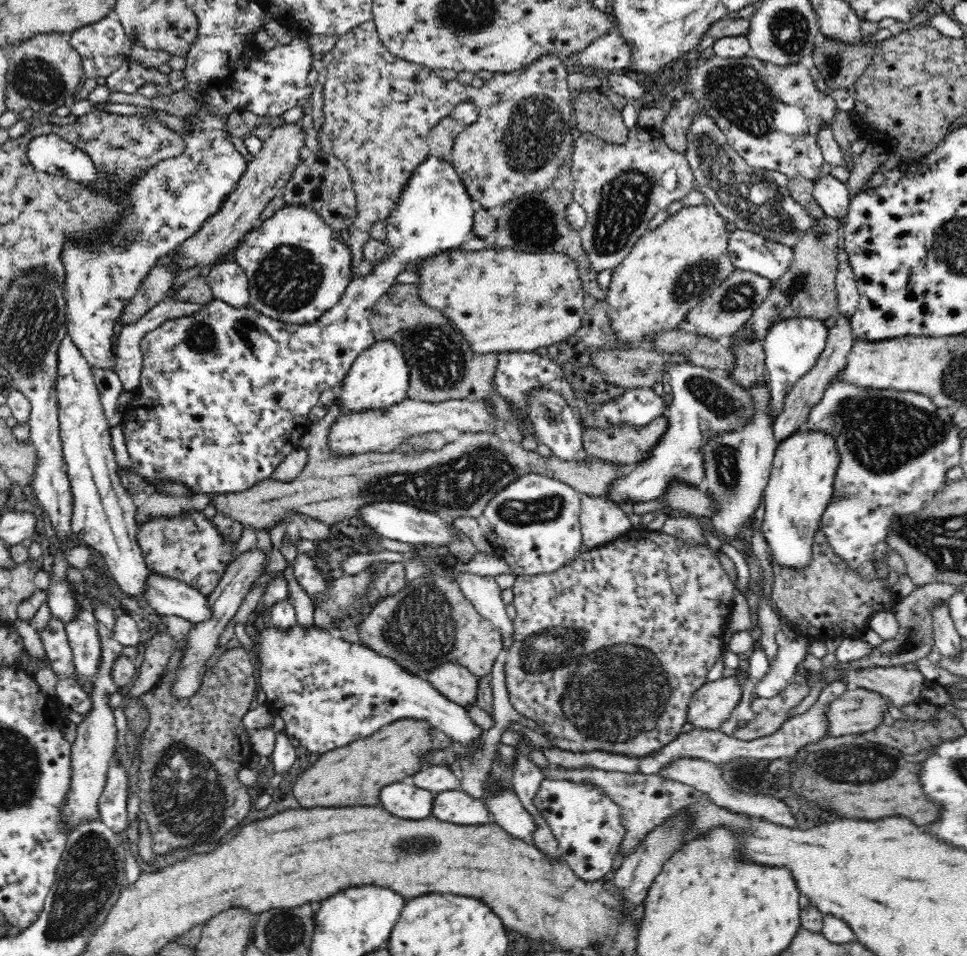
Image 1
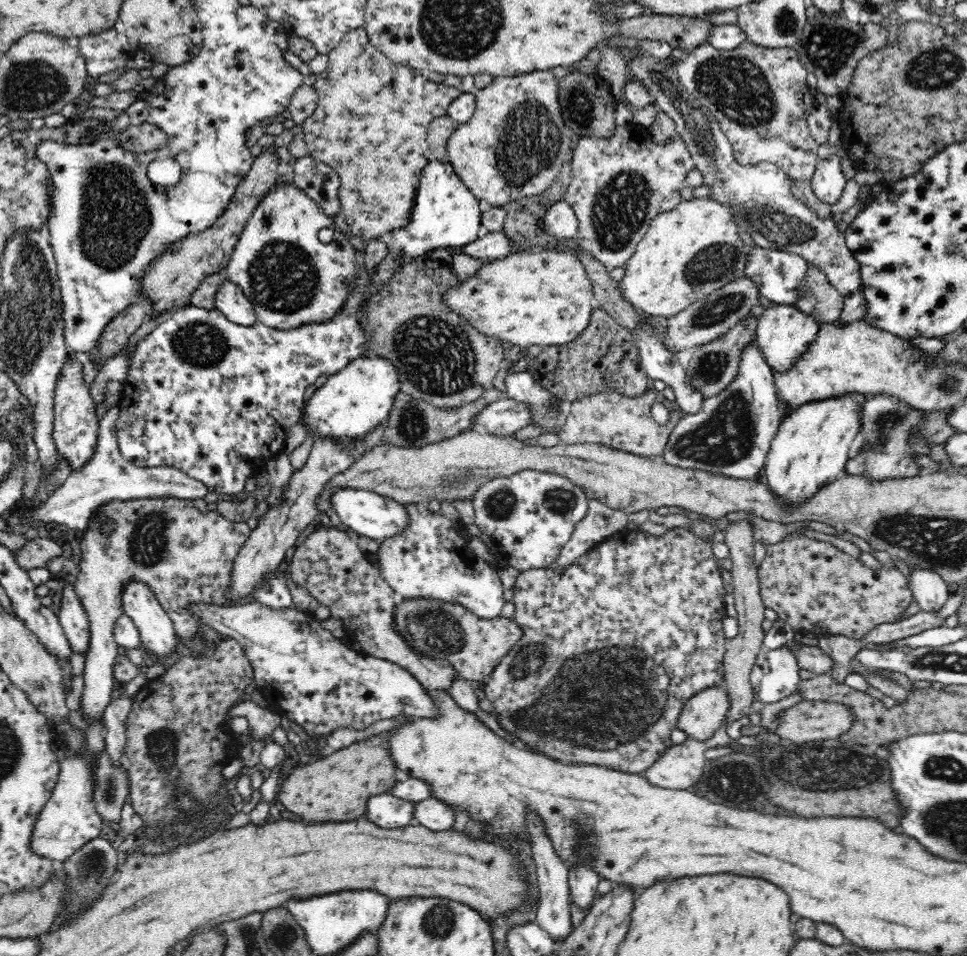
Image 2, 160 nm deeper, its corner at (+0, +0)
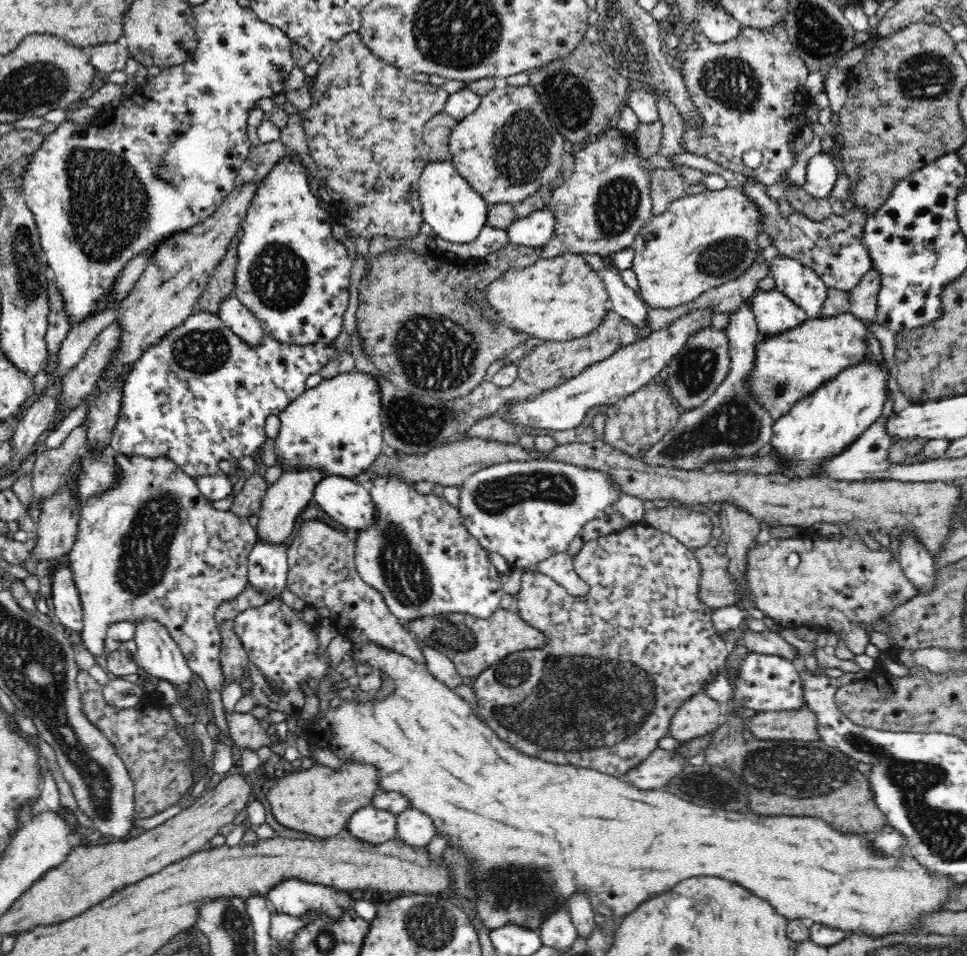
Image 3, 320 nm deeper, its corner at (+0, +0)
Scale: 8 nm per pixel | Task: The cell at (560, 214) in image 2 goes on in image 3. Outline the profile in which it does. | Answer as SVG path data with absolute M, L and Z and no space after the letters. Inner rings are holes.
M547 205L528 216L517 218L506 231L510 243L517 246L544 246L554 238L556 221L552 209Z

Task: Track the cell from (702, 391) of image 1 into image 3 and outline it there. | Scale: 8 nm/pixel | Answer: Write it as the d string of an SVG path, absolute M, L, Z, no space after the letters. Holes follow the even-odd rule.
M606 265L601 271L597 271L607 288L610 307L620 316L628 319L632 325L638 327L640 339L645 339L651 332L647 326L648 306L622 280L621 270L614 265Z

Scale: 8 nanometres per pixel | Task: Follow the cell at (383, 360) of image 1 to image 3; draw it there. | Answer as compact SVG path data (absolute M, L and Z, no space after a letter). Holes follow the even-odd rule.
M354 370L350 374L338 374L330 380L324 379L321 384L310 389L306 389L300 396L297 396L280 414L278 418L280 419L280 428L278 436L274 439L275 451L277 463L283 466L283 470L292 470L292 468L321 468L325 470L327 474L336 474L342 477L347 477L348 479L353 479L359 474L362 474L368 470L374 464L374 461L380 453L386 449L385 440L383 439L383 425L381 421L381 396L380 387L378 385L378 379L372 377L372 374L368 372L358 372Z

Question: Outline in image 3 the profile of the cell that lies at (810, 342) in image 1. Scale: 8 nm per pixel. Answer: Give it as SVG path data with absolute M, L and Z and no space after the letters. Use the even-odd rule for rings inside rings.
M776 288L755 293L750 307L761 336L782 334L810 319L802 307Z

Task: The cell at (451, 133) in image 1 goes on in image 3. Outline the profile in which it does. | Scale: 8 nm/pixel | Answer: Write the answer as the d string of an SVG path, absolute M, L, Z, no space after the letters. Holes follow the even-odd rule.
M440 113L425 124L422 137L424 144L427 144L427 155L430 161L452 162L449 139L457 122L458 120L449 115Z

